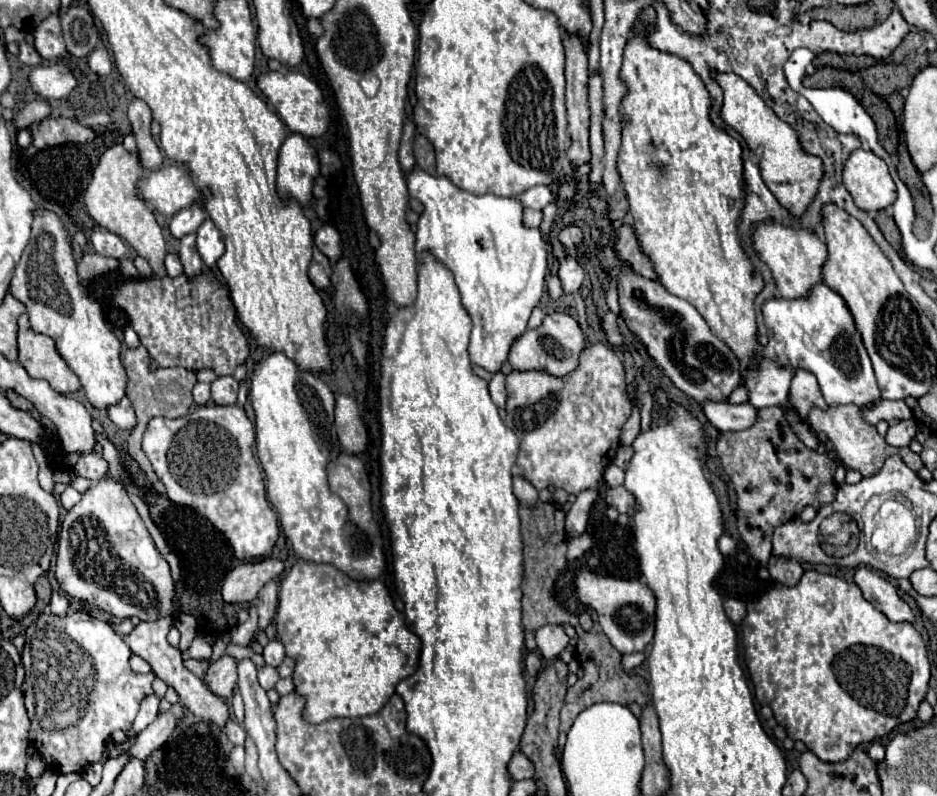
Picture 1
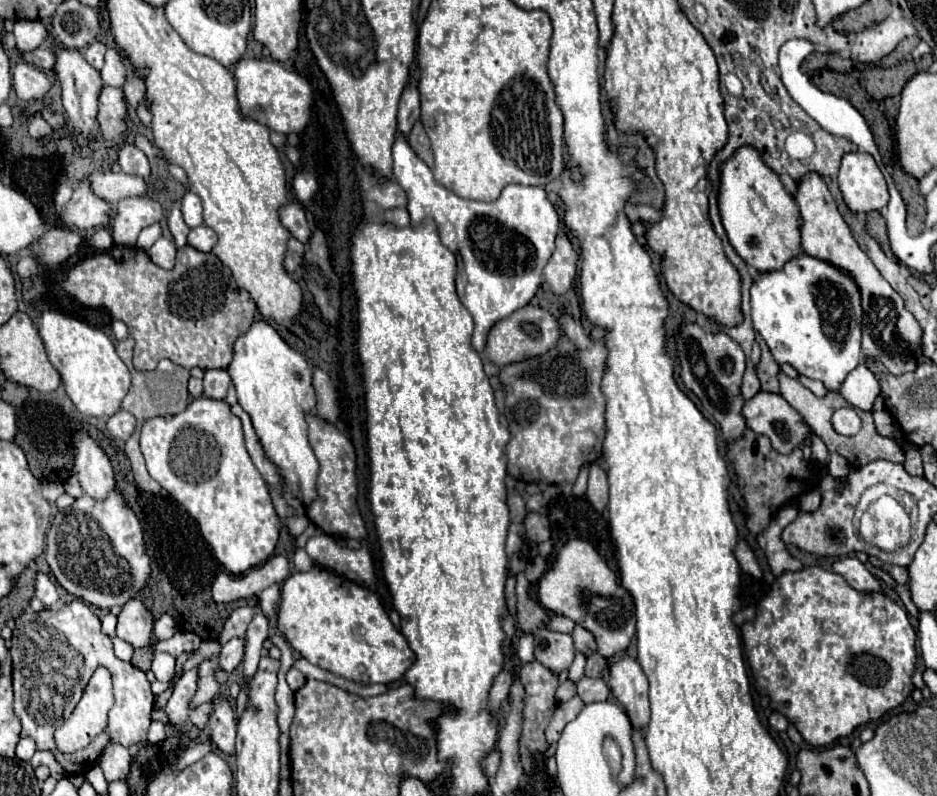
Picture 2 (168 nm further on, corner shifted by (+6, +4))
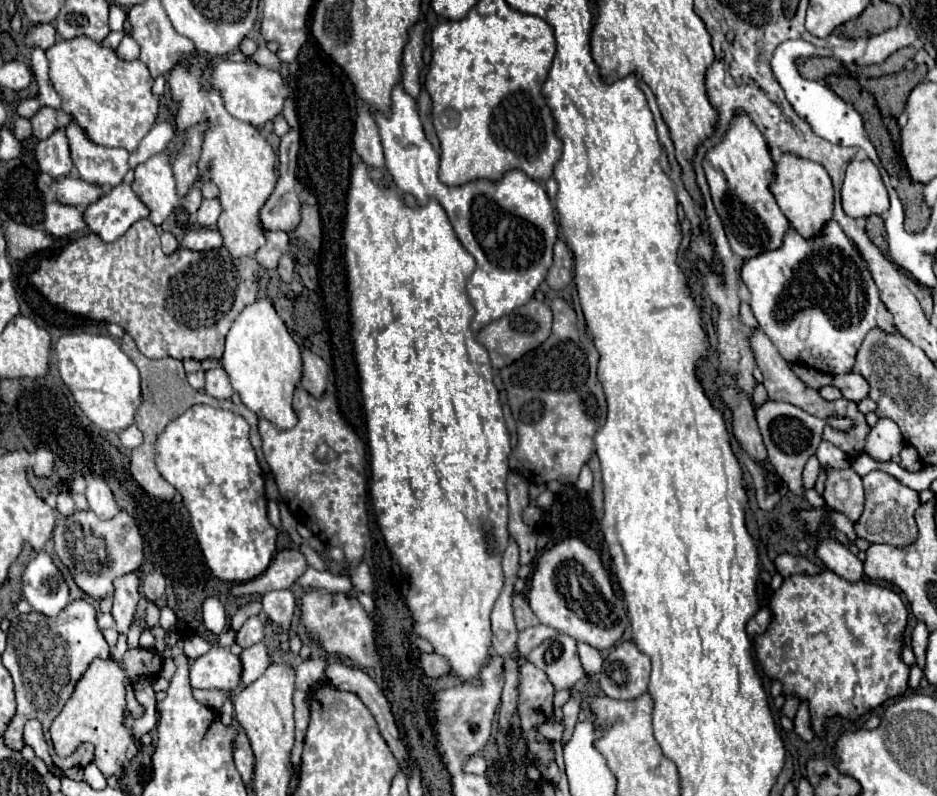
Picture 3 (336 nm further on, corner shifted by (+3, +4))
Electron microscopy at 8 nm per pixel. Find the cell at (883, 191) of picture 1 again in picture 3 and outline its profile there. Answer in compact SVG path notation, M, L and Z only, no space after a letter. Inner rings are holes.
M852 160L842 184L842 208L852 218L868 218L888 210L888 192L872 160Z

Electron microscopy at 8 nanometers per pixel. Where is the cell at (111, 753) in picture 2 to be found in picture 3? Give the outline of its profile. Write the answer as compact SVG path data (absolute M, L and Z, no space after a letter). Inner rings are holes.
M182 640L172 646L164 646L164 652L148 650L148 648L128 648L122 664L118 664L112 656L108 660L94 660L76 690L64 704L62 712L50 724L50 736L54 744L54 752L58 756L70 756L78 742L92 742L94 744L94 764L100 768L104 776L118 776L126 762L126 750L132 742L132 728L126 718L126 682L136 684L138 678L156 678L162 670L166 658L176 658L182 654Z

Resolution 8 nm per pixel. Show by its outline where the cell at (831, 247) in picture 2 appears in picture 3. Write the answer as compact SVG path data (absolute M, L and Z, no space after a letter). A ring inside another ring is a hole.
M784 152L776 162L774 162L774 180L770 184L770 192L774 194L782 214L788 218L790 226L798 230L804 238L816 236L822 226L832 218L832 204L834 204L834 190L832 190L832 180L828 172L812 162L804 160L792 152Z

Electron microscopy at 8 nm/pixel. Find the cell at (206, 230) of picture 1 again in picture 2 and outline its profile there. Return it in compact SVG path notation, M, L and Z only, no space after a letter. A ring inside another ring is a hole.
M205 224L193 228L189 232L189 236L187 236L187 244L197 248L197 250L201 250L201 252L211 252L215 242L217 242L217 234L209 226L205 226Z

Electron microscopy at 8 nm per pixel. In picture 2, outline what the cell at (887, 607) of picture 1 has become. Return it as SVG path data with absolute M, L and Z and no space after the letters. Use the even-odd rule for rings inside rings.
M855 556L837 560L833 564L833 570L837 574L841 574L855 590L859 592L881 592L881 584L879 580L867 570L865 564L861 564Z

